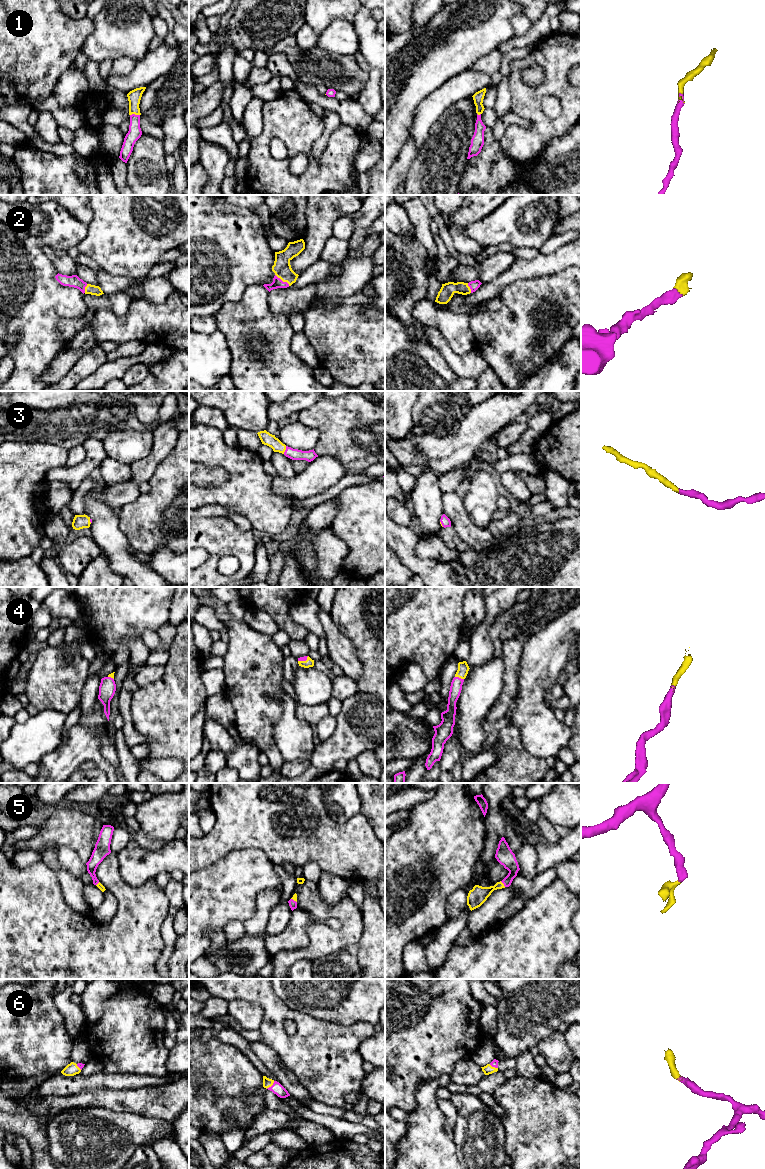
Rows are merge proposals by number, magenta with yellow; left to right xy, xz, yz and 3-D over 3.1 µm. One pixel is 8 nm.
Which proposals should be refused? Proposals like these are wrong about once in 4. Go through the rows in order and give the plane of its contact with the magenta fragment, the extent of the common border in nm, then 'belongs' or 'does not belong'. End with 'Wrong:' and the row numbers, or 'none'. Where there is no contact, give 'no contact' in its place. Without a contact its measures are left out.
1: meets magenta in xy; contact 80 nm long; belongs
2: meets magenta in xz; contact 150 nm long; belongs
3: meets magenta in xz; contact 70 nm long; belongs
4: meets magenta in yz; contact 80 nm long; belongs
5: meets magenta in yz; contact 60 nm long; belongs
6: meets magenta in xz; contact 90 nm long; belongs
Wrong: none

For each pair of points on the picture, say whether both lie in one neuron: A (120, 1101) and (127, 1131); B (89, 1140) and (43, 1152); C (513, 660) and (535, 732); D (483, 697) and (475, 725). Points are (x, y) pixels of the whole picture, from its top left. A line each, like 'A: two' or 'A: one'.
A: two
B: two
C: two
D: one

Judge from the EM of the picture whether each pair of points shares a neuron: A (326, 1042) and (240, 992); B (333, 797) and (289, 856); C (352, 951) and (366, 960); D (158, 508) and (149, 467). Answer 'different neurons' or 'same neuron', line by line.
A: same neuron
B: different neurons
C: different neurons
D: different neurons

